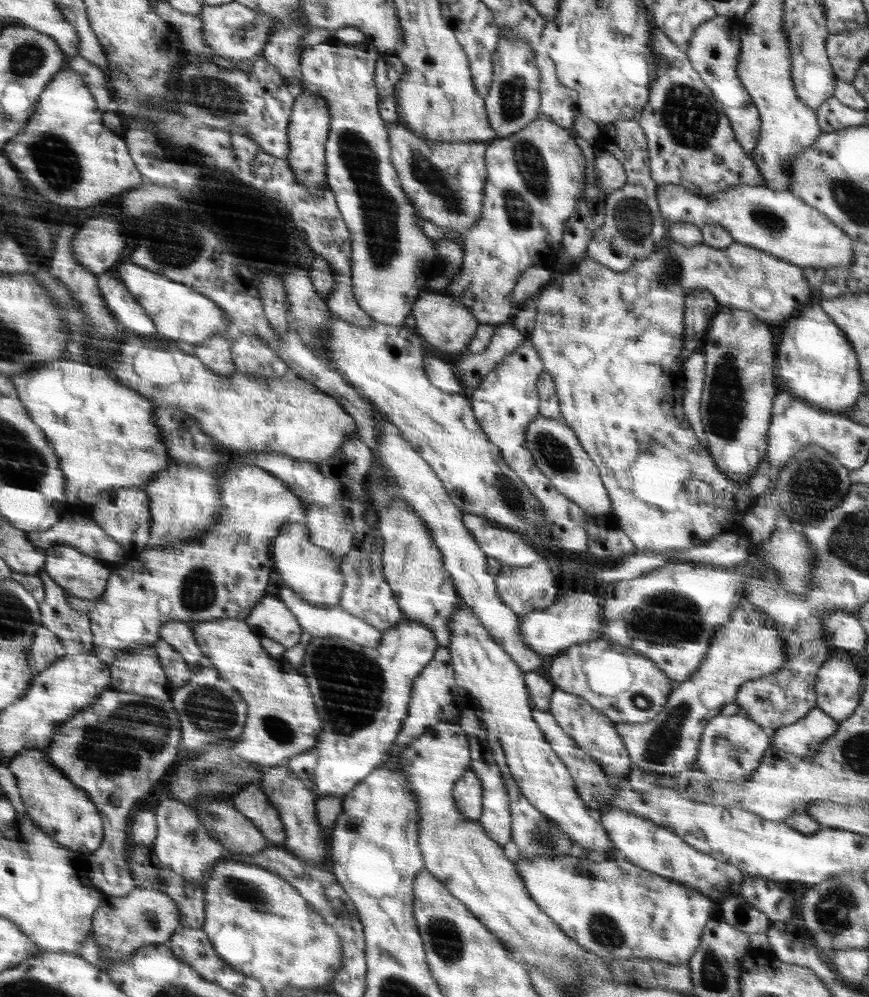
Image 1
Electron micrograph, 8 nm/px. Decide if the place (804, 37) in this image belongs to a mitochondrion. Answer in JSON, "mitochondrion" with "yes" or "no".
{"mitochondrion":"yes"}

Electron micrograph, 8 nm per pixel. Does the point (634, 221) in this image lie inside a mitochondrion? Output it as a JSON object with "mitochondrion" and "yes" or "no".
{"mitochondrion":"yes"}

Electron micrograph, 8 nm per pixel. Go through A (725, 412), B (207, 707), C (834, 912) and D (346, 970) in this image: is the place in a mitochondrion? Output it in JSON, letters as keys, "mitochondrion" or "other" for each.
{"A":"mitochondrion","B":"mitochondrion","C":"mitochondrion","D":"other"}

